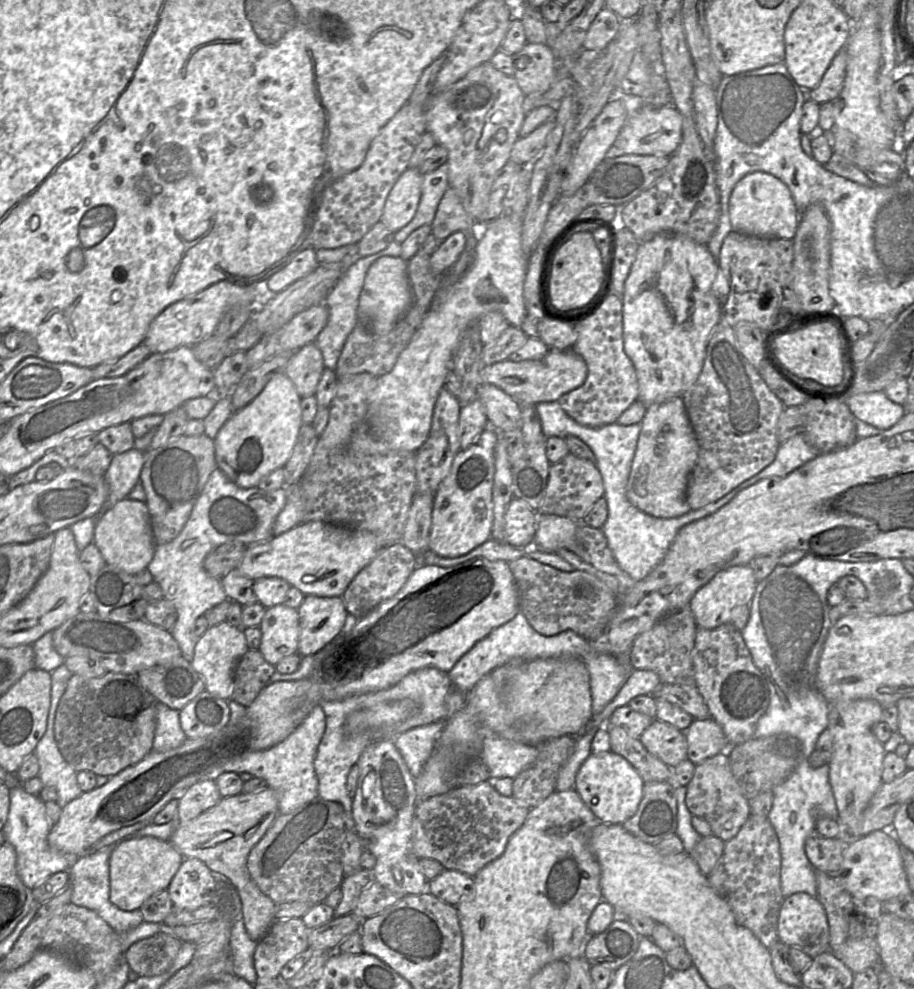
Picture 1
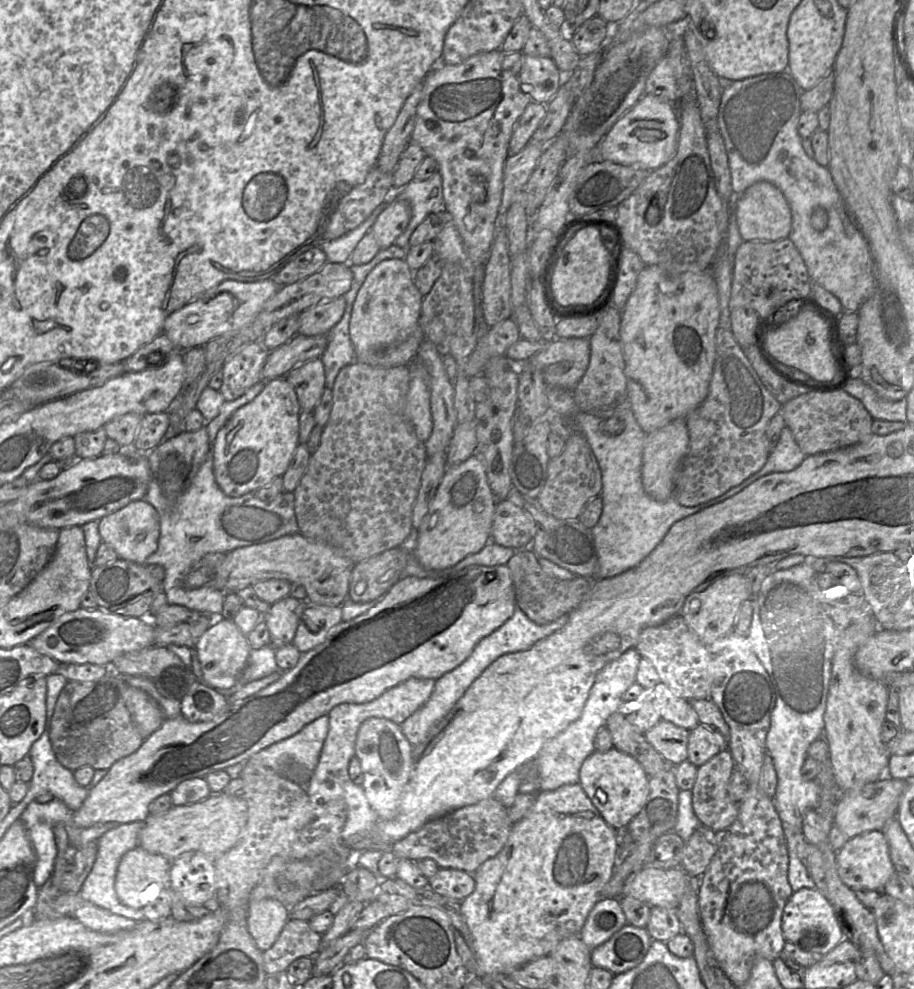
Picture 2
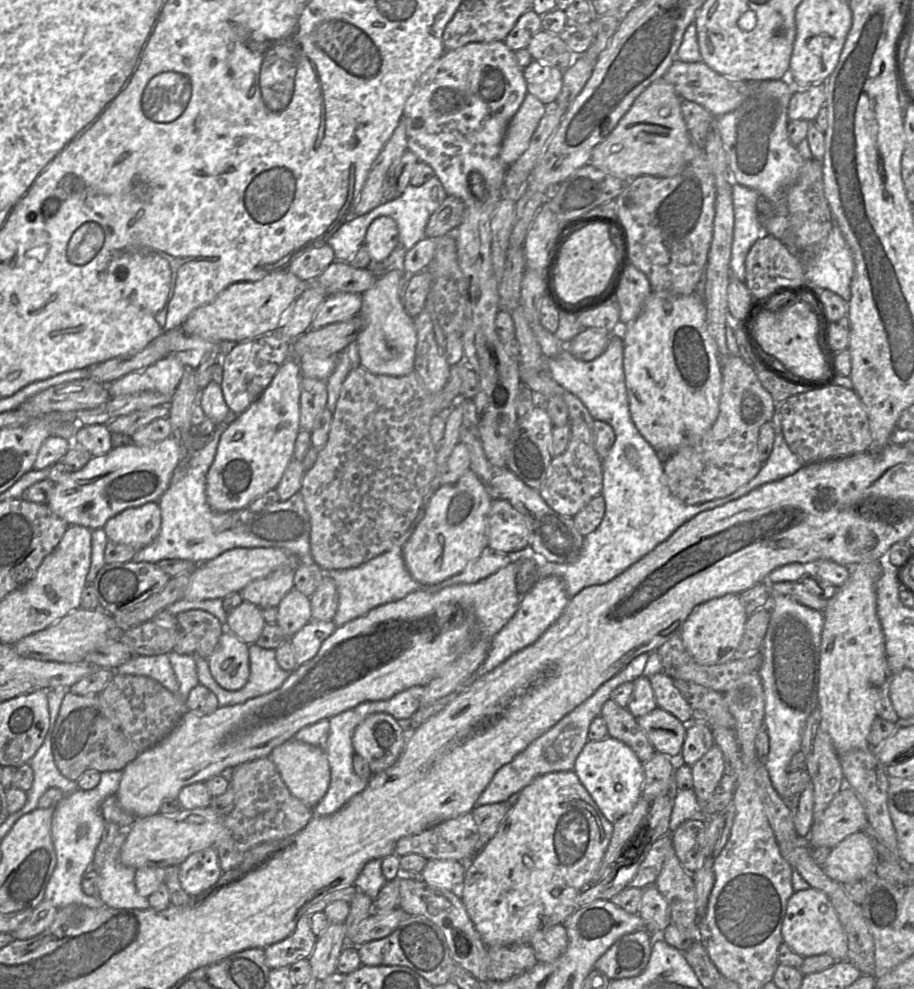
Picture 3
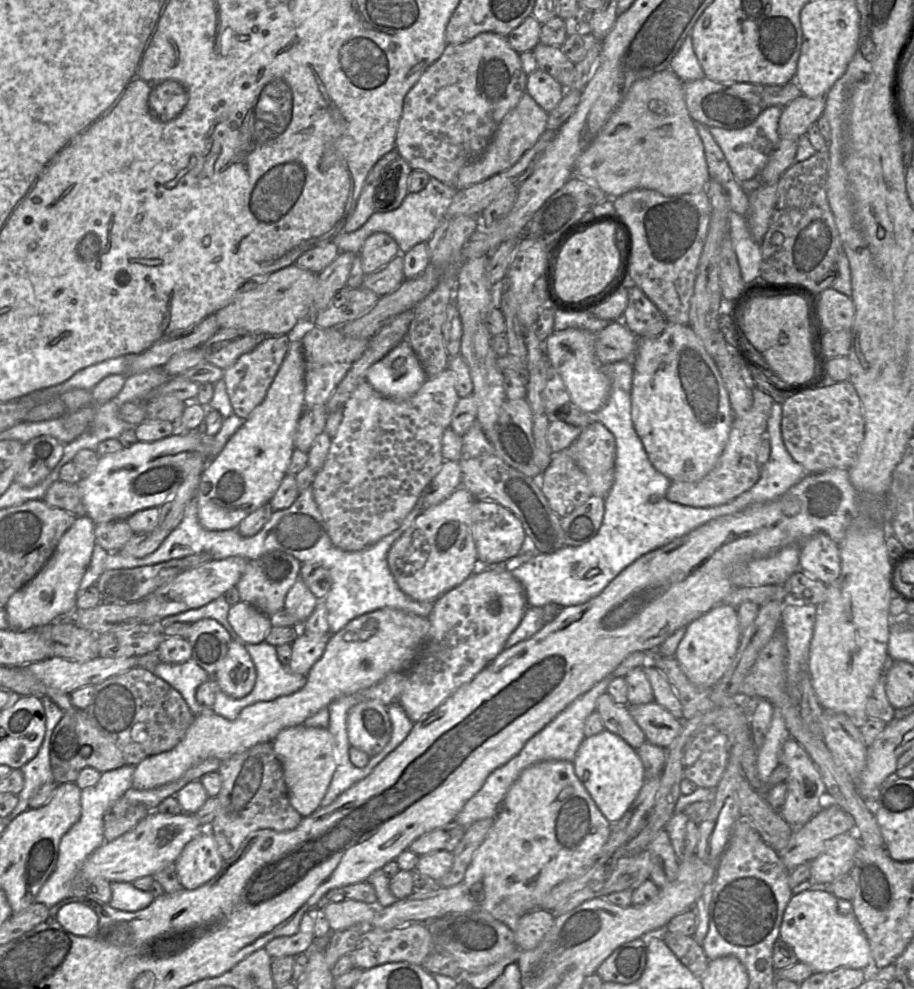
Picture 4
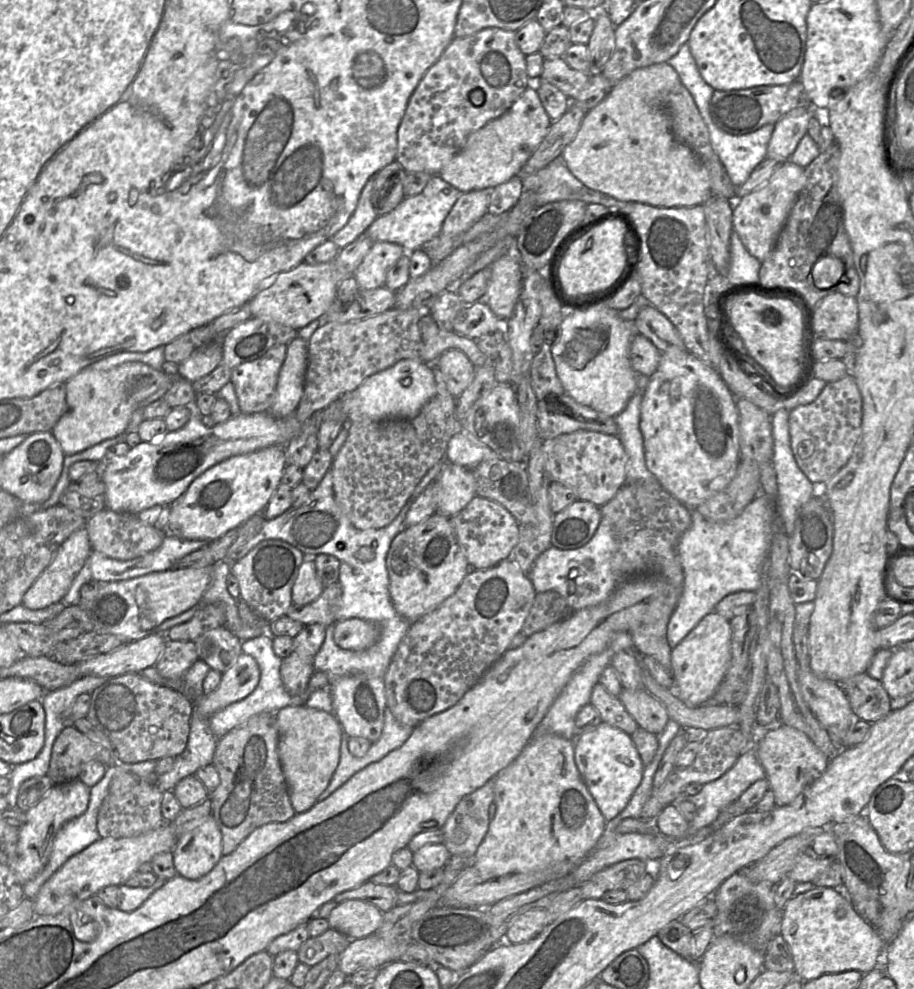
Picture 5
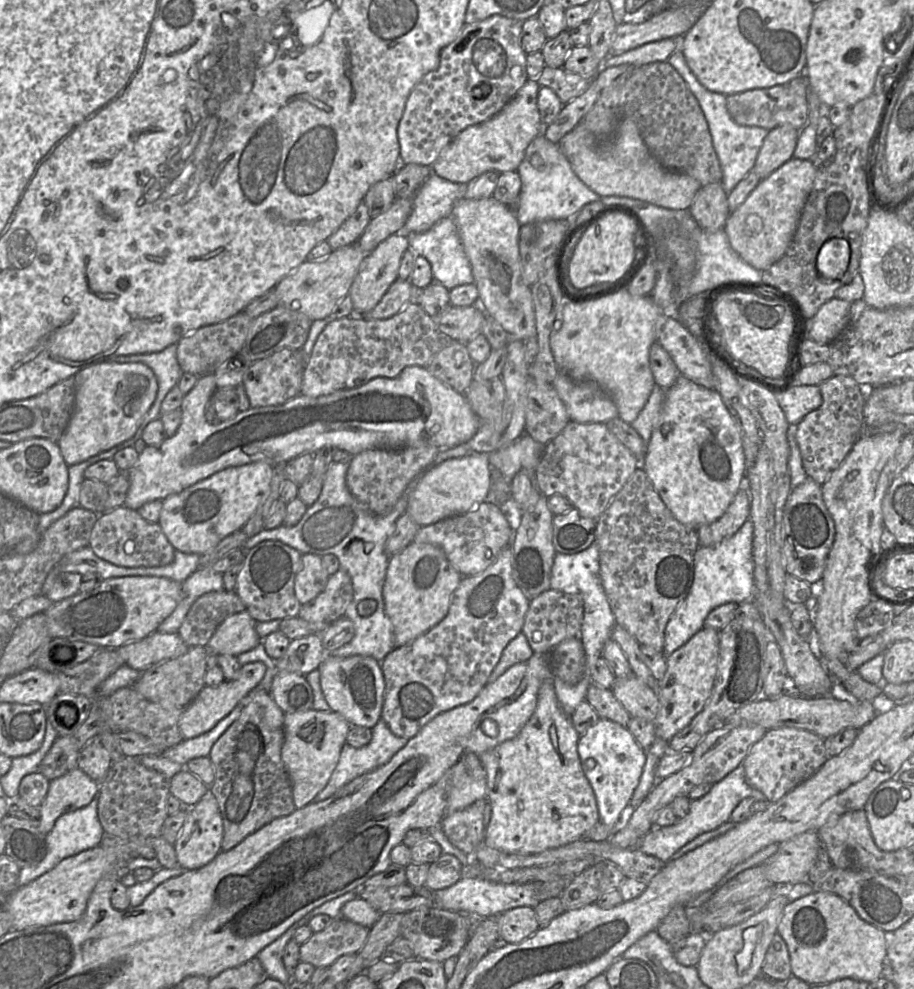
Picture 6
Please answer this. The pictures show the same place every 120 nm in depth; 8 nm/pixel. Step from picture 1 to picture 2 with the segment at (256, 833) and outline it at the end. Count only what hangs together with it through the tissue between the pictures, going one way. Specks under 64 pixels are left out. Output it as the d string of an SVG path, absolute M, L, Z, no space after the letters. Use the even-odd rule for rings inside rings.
M213 794L190 806L174 806L164 815L147 818L142 830L142 849L170 860L185 854L203 854L216 861L245 837L249 819L248 801L227 794ZM270 898L249 900L248 932L256 946L263 952L273 945L289 919L289 910L278 900Z

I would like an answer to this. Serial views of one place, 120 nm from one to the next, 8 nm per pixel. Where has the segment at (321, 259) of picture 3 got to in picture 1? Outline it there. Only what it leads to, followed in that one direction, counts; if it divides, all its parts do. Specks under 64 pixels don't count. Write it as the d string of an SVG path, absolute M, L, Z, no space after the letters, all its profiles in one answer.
M306 248L293 257L282 269L267 279L269 294L277 294L295 281L313 272L319 265L316 251Z

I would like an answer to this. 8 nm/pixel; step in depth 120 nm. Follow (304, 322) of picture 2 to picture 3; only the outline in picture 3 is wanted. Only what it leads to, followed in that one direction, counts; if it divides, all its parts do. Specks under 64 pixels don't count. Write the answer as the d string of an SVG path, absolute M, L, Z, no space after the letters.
M337 293L327 296L319 310L316 312L311 328L318 330L324 326L347 321L358 315L362 307L362 294Z

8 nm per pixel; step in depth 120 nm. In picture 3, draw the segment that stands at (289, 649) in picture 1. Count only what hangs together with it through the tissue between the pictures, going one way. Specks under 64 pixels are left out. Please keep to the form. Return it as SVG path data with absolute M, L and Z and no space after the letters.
M292 589L278 605L277 624L291 638L311 620L311 601L297 589Z

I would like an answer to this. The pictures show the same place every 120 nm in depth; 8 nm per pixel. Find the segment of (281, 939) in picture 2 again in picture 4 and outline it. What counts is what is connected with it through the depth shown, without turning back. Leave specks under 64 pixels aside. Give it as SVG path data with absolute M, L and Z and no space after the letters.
M309 909L301 918L298 931L292 936L276 937L269 941L264 949L272 958L294 956L304 953L315 939L315 909Z

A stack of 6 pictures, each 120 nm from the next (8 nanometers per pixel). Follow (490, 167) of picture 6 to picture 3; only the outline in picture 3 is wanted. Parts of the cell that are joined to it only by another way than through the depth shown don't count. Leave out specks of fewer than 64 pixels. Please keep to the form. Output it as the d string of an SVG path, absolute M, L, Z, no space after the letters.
M527 93L517 113L510 120L501 147L501 159L506 166L514 163L528 148L548 106Z

